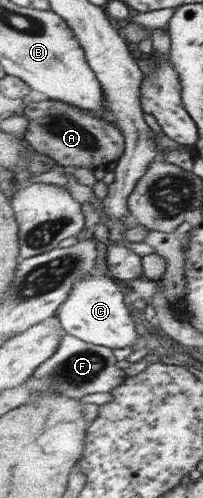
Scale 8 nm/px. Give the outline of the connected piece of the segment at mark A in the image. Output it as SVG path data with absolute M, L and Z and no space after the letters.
M46 98L44 101L30 102L24 108L23 114L29 119L26 139L32 148L49 154L61 166L109 169L124 156L126 138L120 127L78 106Z

